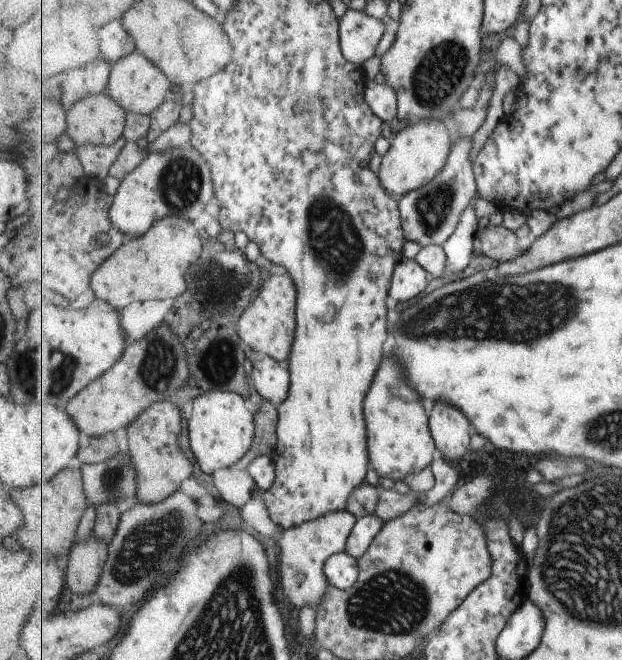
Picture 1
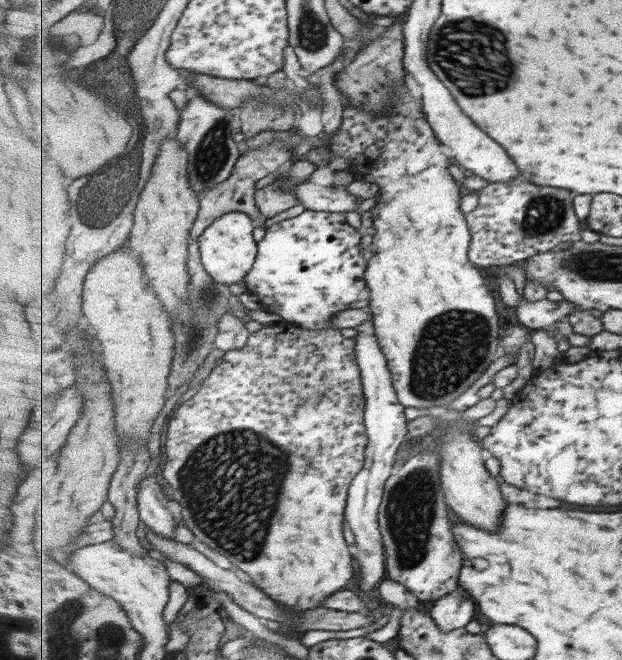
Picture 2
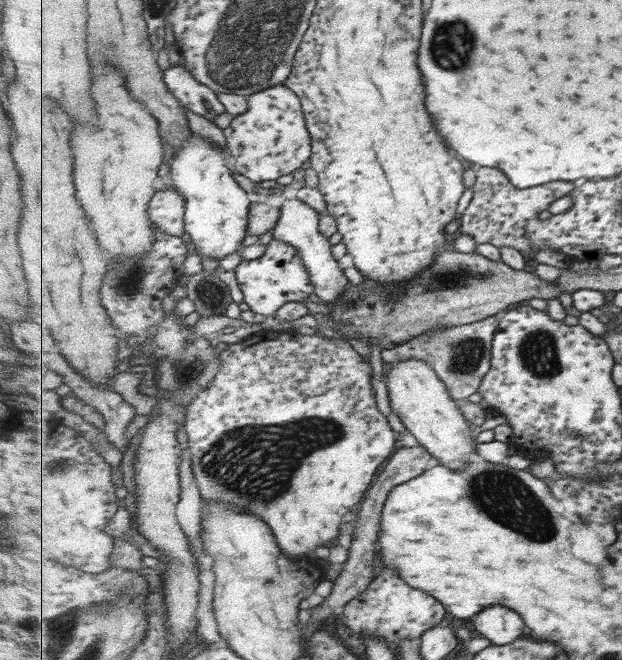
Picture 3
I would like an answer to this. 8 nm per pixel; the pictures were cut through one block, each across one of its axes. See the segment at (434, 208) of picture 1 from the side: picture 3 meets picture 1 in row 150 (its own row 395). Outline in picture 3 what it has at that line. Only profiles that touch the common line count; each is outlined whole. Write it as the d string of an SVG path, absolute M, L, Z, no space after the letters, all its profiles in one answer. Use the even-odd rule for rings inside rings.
M495 316L484 318L472 325L447 327L442 332L432 335L419 335L395 348L383 348L381 360L387 365L393 365L403 360L425 360L434 368L442 381L450 390L455 401L466 399L479 392L479 387L486 374L492 368L492 345L498 332L498 323Z

